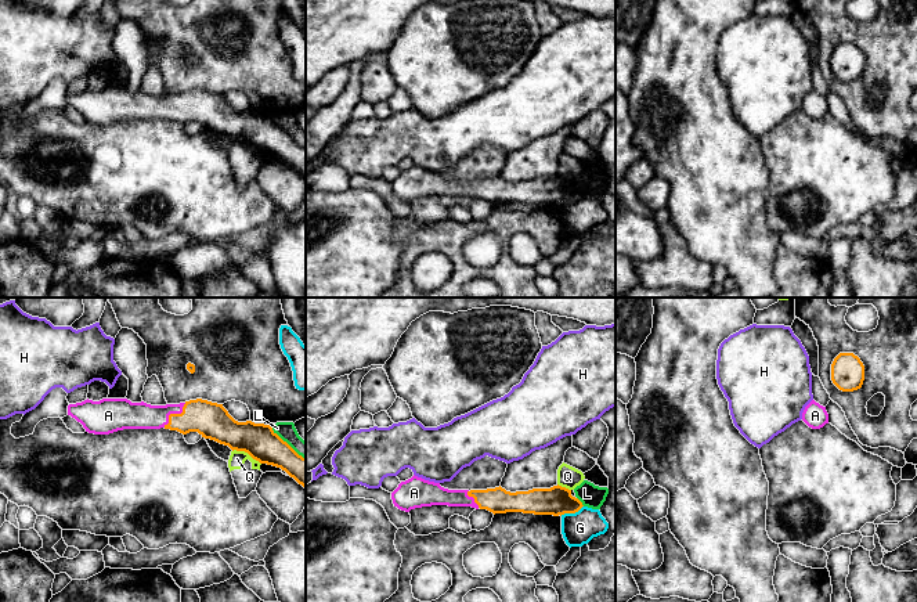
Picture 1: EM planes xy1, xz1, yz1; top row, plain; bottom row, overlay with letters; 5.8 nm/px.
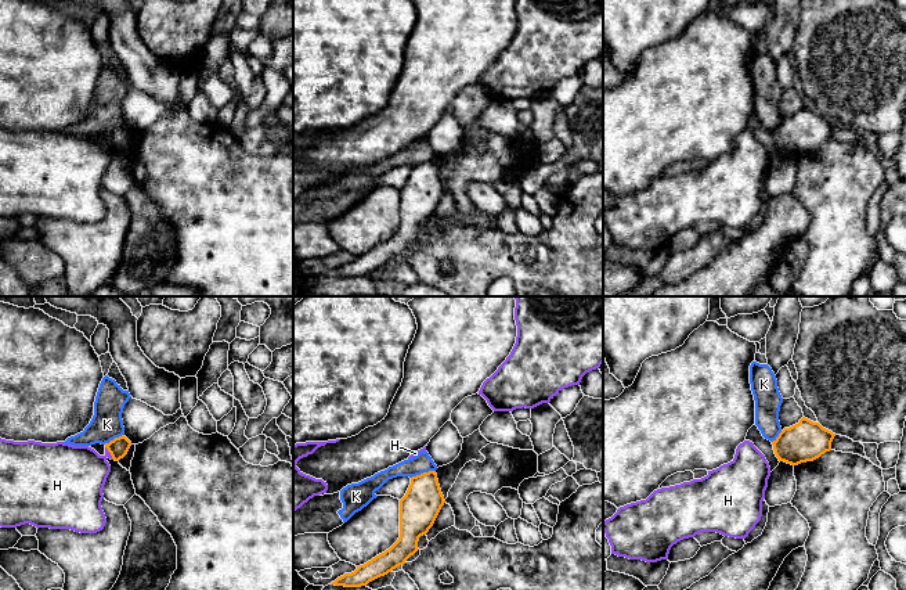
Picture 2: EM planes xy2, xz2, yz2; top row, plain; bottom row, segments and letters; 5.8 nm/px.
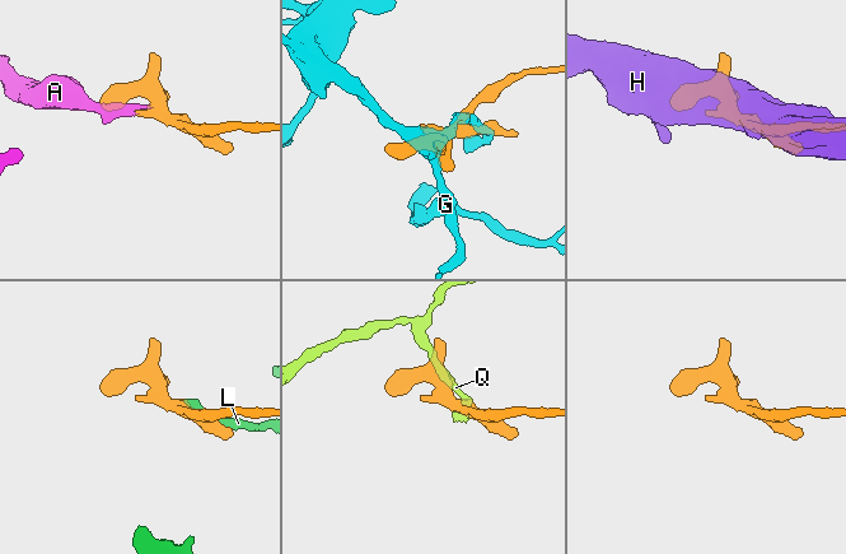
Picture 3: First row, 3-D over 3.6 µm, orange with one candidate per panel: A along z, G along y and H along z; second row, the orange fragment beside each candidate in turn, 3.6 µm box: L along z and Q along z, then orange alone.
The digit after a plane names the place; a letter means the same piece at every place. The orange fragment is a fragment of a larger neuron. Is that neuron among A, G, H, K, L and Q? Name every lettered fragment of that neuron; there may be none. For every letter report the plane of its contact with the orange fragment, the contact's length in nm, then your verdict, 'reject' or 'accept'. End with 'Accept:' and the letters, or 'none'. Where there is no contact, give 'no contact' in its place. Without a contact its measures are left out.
A: xy1 | 190 nm | accept
G: xz1 | 150 nm | reject
H: xy2 | 90 nm | reject
K: xz2 | 150 nm | reject
L: xy1 | 280 nm | reject
Q: xy1 | 190 nm | reject
Accept: A

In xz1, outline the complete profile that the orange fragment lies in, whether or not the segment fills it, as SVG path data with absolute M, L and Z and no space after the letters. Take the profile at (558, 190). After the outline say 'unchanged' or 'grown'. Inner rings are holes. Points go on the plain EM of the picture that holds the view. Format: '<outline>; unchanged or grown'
M418 166L401 172L391 183L394 197L409 202L415 198L432 195L472 197L495 203L523 202L534 205L562 206L575 203L584 195L571 185L571 180L553 176L550 179L532 179L510 183L495 177L487 180L448 180L440 173L429 172Z; grown

